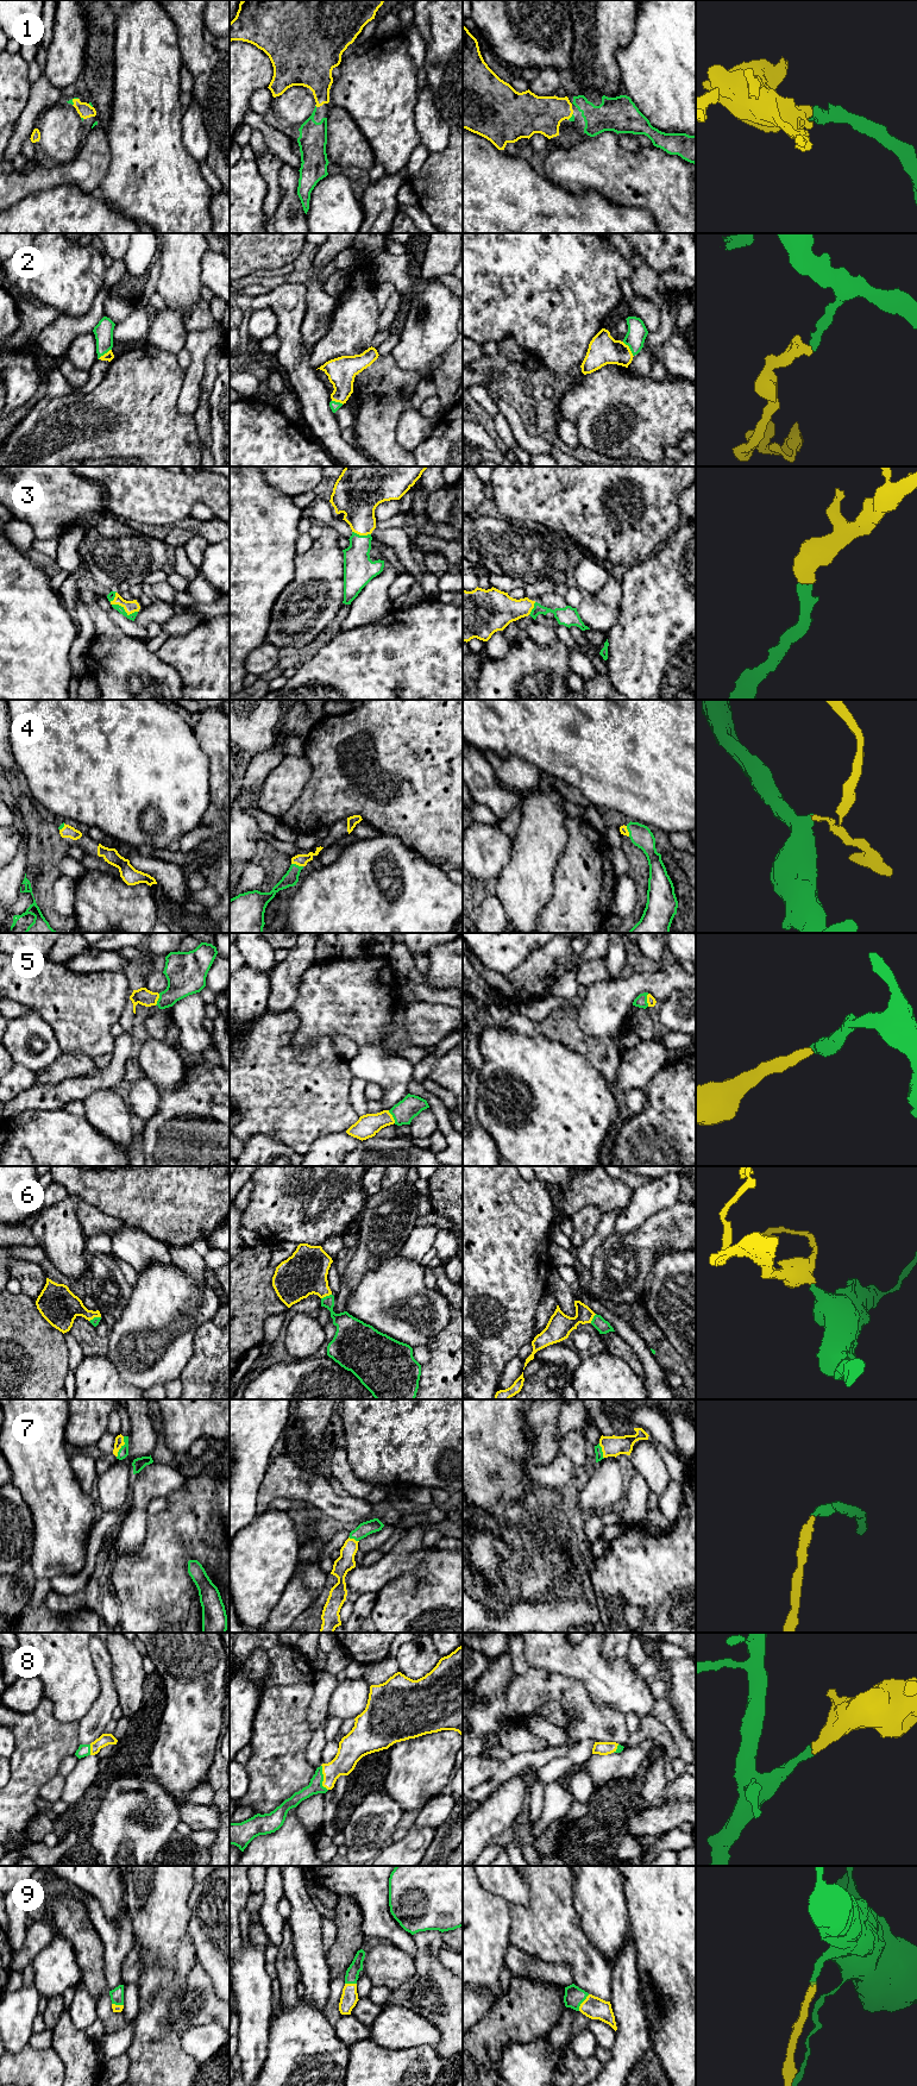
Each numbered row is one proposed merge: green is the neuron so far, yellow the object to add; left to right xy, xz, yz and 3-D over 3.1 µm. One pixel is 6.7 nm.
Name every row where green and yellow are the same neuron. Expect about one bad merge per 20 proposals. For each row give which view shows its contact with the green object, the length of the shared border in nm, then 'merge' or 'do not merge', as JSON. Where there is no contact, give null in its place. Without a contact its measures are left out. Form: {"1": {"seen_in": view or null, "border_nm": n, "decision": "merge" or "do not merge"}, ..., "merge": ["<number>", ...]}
{"1": {"seen_in": "xy", "border_nm": 70, "decision": "merge"}, "2": {"seen_in": "yz", "border_nm": 130, "decision": "merge"}, "3": {"seen_in": "xy", "border_nm": 190, "decision": "merge"}, "4": {"seen_in": "xz", "border_nm": 80, "decision": "merge"}, "5": {"seen_in": "xz", "border_nm": 100, "decision": "merge"}, "6": {"seen_in": "xz", "border_nm": 80, "decision": "merge"}, "7": {"seen_in": "xy", "border_nm": 150, "decision": "merge"}, "8": {"seen_in": "xz", "border_nm": 180, "decision": "merge"}, "9": {"seen_in": "yz", "border_nm": 130, "decision": "merge"}, "merge": ["1", "2", "3", "4", "5", "6", "7", "8", "9"]}

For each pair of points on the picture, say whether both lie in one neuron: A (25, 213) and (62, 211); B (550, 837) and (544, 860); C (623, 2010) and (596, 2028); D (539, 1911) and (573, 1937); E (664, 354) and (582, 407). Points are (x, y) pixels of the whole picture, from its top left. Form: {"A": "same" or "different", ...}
{"A": "same", "B": "same", "C": "different", "D": "same", "E": "different"}

